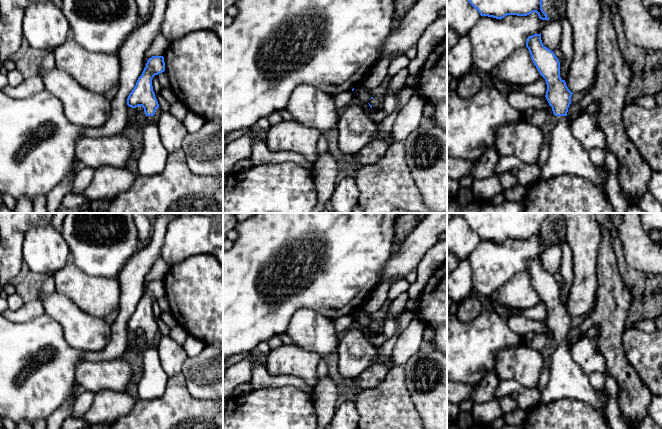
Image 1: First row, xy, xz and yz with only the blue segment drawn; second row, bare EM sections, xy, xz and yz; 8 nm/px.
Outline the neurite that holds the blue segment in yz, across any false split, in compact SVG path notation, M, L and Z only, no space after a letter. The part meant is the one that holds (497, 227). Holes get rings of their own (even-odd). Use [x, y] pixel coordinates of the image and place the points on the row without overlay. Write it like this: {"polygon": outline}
{"polygon": "M451 213L464 218L469 227L480 237L481 240L502 243L507 239L527 240L536 236L540 243L549 244L542 233L542 225L549 213Z"}

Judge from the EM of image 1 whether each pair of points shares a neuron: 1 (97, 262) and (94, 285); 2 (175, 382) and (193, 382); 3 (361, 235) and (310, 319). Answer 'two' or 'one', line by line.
1: two
2: two
3: two

